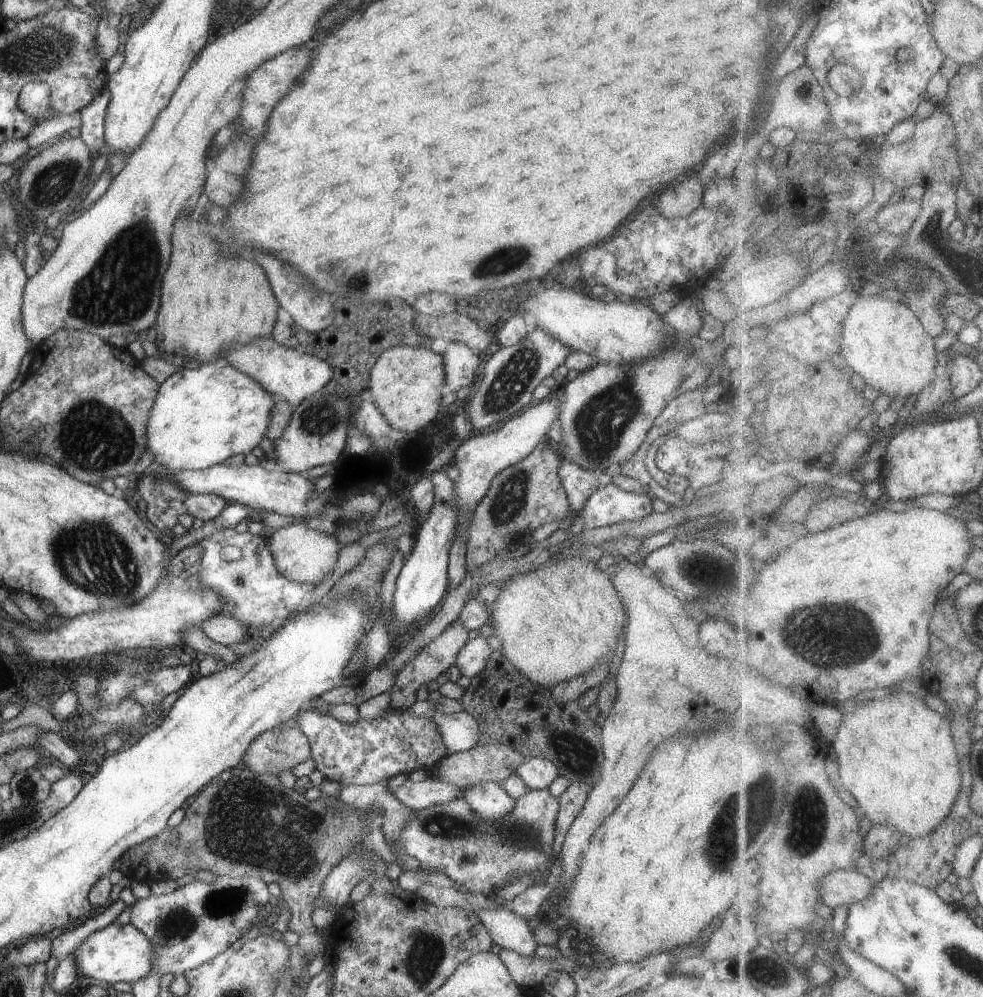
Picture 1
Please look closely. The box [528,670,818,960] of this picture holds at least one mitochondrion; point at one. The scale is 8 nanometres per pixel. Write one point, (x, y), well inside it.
(743, 816)

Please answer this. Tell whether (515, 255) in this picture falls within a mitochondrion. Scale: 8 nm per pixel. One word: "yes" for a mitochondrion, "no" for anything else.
yes

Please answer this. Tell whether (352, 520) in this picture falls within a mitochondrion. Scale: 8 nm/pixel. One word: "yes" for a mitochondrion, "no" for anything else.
yes

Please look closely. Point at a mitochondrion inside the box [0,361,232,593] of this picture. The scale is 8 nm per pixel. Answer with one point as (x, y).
(95, 439)

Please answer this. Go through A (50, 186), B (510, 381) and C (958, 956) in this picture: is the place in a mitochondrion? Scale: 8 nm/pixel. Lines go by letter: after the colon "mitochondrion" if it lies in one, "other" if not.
A: mitochondrion
B: mitochondrion
C: mitochondrion

